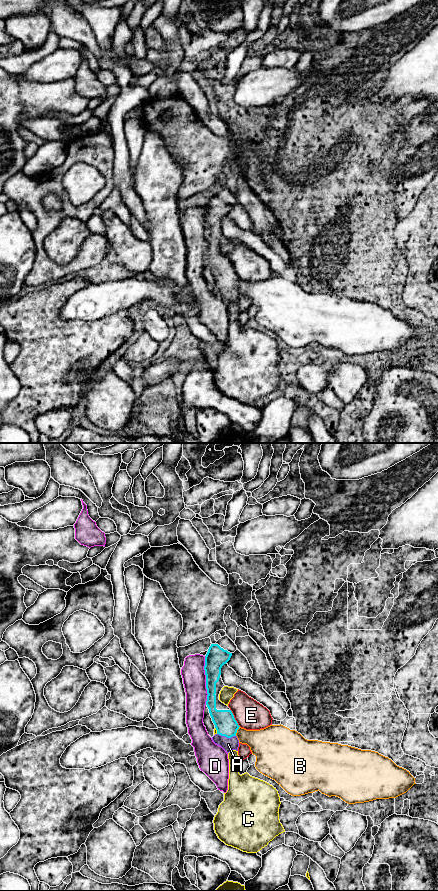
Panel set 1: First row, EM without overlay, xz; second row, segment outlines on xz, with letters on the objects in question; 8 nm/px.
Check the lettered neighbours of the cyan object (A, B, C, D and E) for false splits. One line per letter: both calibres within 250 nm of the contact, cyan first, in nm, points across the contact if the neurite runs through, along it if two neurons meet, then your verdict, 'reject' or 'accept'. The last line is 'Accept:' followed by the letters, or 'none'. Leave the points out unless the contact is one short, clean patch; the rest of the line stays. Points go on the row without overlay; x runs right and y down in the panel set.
A: calibres 170 and 110 nm; way xz (226, 277), (226, 288), (228, 296); accept
B: calibres 170 and 240 nm; reject
C: calibres 170 and 30 nm; reject
D: calibres 170 and 190 nm; border xz (204, 208), (206, 256); reject
E: calibres 170 and 240 nm; reject
Accept: A

